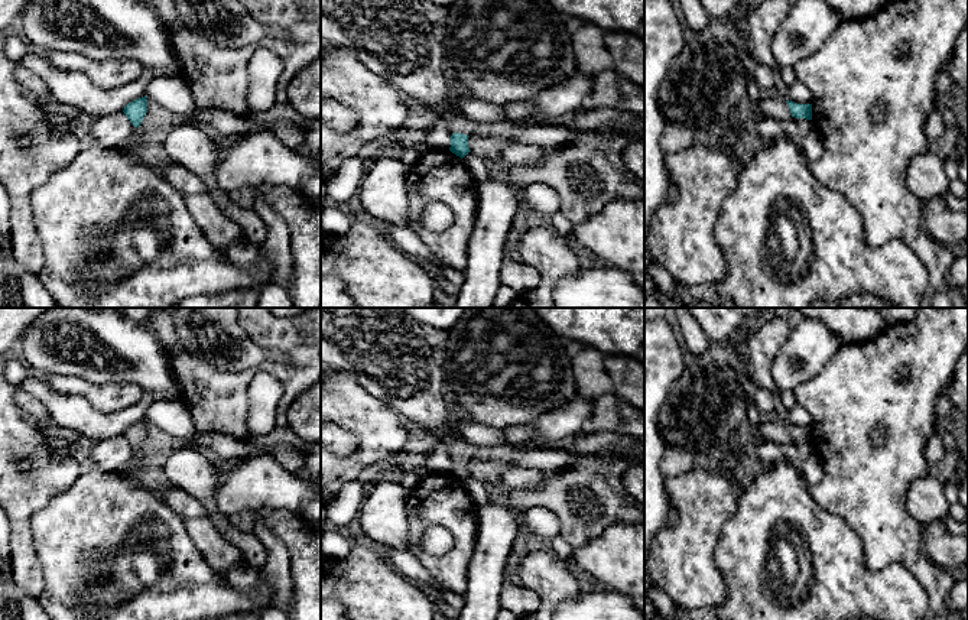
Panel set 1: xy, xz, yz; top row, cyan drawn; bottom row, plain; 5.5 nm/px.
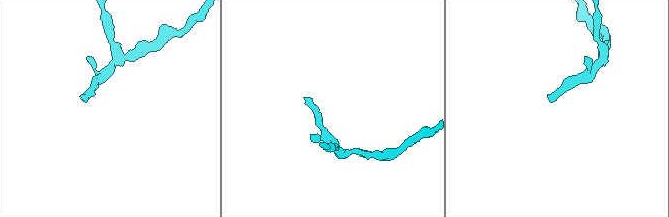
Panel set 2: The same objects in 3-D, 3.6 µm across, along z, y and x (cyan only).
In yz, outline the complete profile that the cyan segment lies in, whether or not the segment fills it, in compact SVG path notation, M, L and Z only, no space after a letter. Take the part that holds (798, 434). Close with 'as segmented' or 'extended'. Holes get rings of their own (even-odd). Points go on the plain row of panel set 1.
M763 419L759 426L747 428L740 444L746 441L770 441L785 445L792 441L812 444L812 428L798 428L790 423L780 423L777 419Z; extended

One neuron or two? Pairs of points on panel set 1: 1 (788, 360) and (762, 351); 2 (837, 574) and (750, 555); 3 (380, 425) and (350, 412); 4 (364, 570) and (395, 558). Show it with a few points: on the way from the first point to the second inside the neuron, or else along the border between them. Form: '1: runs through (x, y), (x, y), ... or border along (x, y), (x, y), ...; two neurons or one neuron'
1: border along (792, 327), (770, 366), (770, 376), (778, 389); two neurons
2: runs through (825, 544), (795, 513), (778, 513), (766, 525); one neuron
3: runs through (373, 422), (357, 412); one neuron
4: border along (377, 548), (396, 571), (415, 583); two neurons

